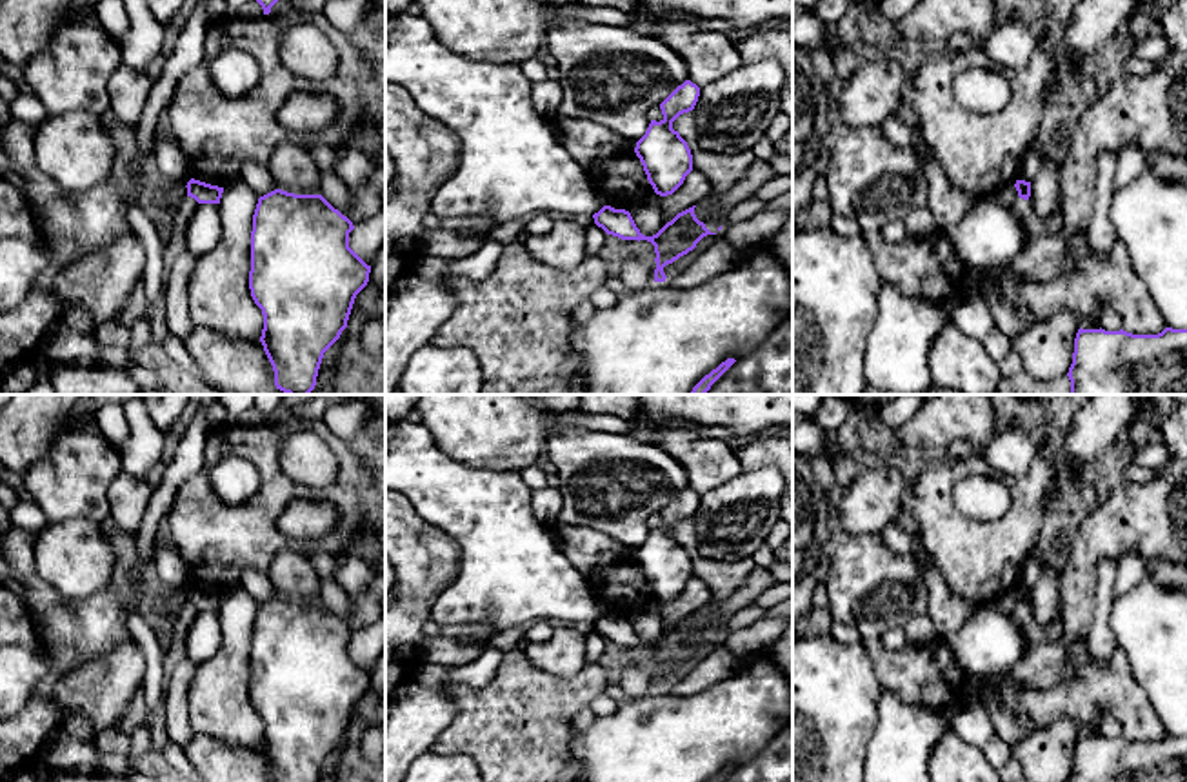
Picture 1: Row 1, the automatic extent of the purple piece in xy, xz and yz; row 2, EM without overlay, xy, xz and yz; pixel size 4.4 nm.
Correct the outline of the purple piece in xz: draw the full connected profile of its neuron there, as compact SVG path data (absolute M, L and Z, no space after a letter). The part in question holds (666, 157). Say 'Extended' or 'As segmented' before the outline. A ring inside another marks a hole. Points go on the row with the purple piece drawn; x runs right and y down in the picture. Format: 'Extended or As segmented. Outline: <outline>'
As segmented. Outline: M691 80L678 85L662 104L663 118L651 120L645 135L636 142L634 153L654 193L673 195L693 171L693 155L687 142L673 129L673 122L694 109L700 87Z

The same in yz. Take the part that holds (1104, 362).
As segmented. Outline: M1080 327L1067 376L1071 395L1187 395L1187 329L1132 335Z

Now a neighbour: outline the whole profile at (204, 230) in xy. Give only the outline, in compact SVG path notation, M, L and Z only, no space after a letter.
M198 204L187 226L185 253L198 258L205 255L220 236L222 222L218 204Z

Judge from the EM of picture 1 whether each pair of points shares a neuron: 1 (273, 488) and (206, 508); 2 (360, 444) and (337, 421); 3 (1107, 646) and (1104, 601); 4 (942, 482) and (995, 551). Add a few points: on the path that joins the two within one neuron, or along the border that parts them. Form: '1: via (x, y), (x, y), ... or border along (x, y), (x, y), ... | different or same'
1: via (257, 504), (248, 513), (222, 513) | same
2: via (355, 439), (342, 426) | same
3: via (1102, 635), (1102, 611) | same
4: via (946, 502), (946, 511), (975, 541) | same

